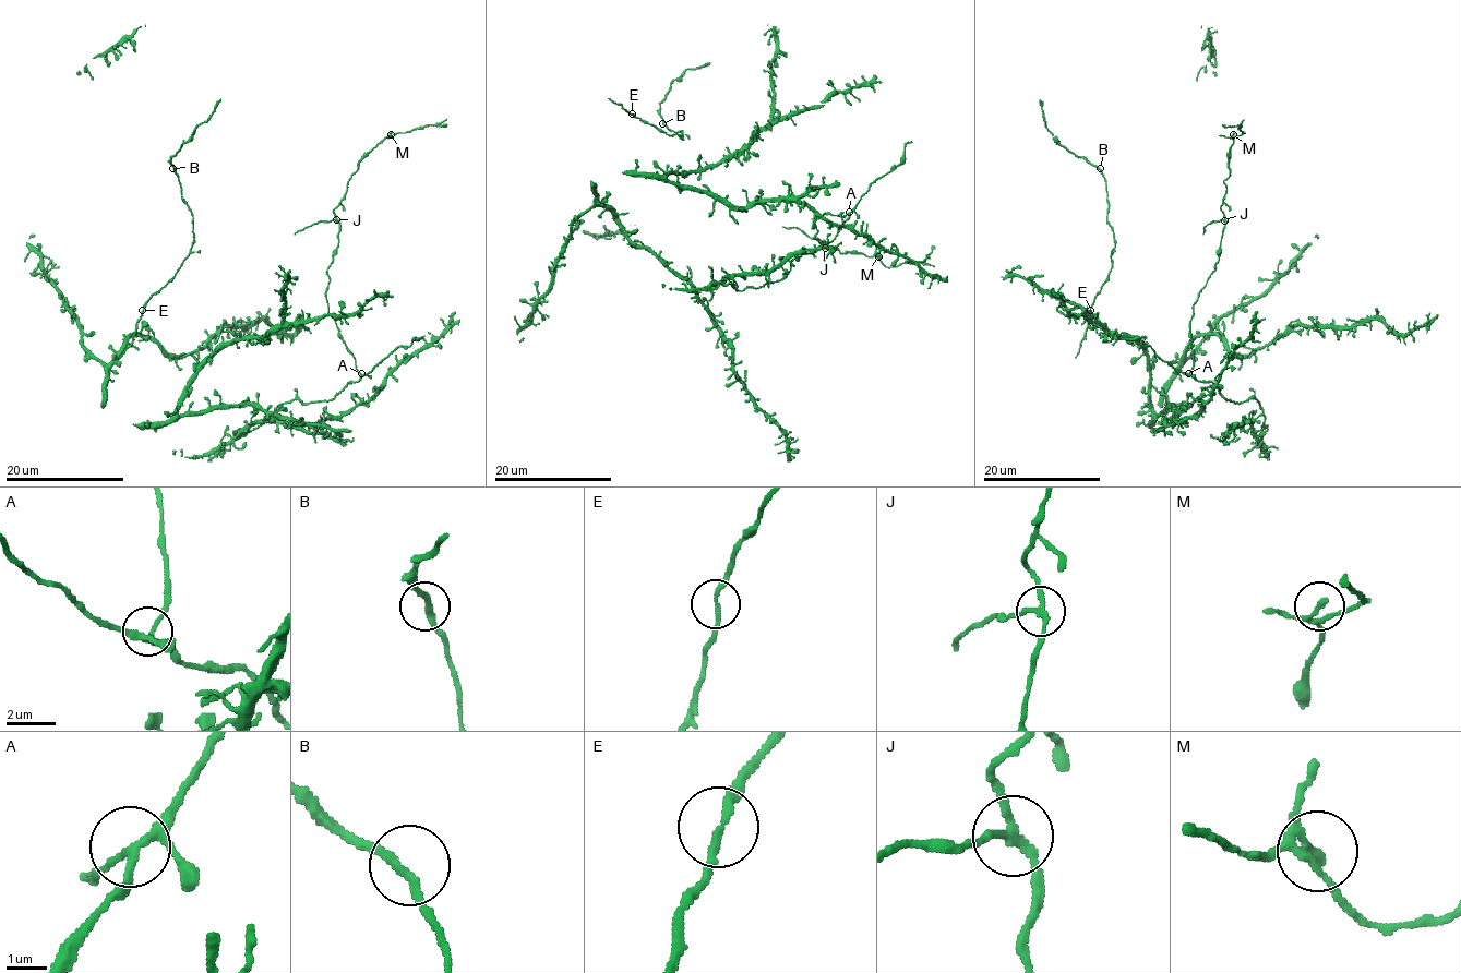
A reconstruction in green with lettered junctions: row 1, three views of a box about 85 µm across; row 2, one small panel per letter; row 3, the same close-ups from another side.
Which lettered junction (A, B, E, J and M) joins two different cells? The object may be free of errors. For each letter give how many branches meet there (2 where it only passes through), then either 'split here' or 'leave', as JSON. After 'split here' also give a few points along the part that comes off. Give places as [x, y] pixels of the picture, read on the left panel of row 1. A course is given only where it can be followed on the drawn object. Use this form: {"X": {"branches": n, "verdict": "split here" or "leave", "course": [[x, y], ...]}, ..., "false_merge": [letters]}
{"A": {"branches": 4, "verdict": "leave"}, "B": {"branches": 2, "verdict": "leave"}, "E": {"branches": 2, "verdict": "leave"}, "J": {"branches": 3, "verdict": "split here", "course": [[336, 219], [313, 223], [295, 235]]}, "M": {"branches": 3, "verdict": "leave"}, "false_merge": ["J"]}

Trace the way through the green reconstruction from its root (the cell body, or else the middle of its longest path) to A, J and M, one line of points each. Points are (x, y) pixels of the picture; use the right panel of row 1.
A: (1175, 404), (1183, 404), (1178, 421), (1193, 418), (1201, 408), (1204, 383), (1188, 373)
J: (1175, 404), (1183, 404), (1178, 421), (1201, 408), (1204, 383), (1190, 373), (1190, 320), (1214, 268), (1224, 219)
M: (1175, 404), (1183, 404), (1178, 421), (1201, 408), (1204, 383), (1190, 373), (1190, 320), (1218, 260), (1233, 134)

